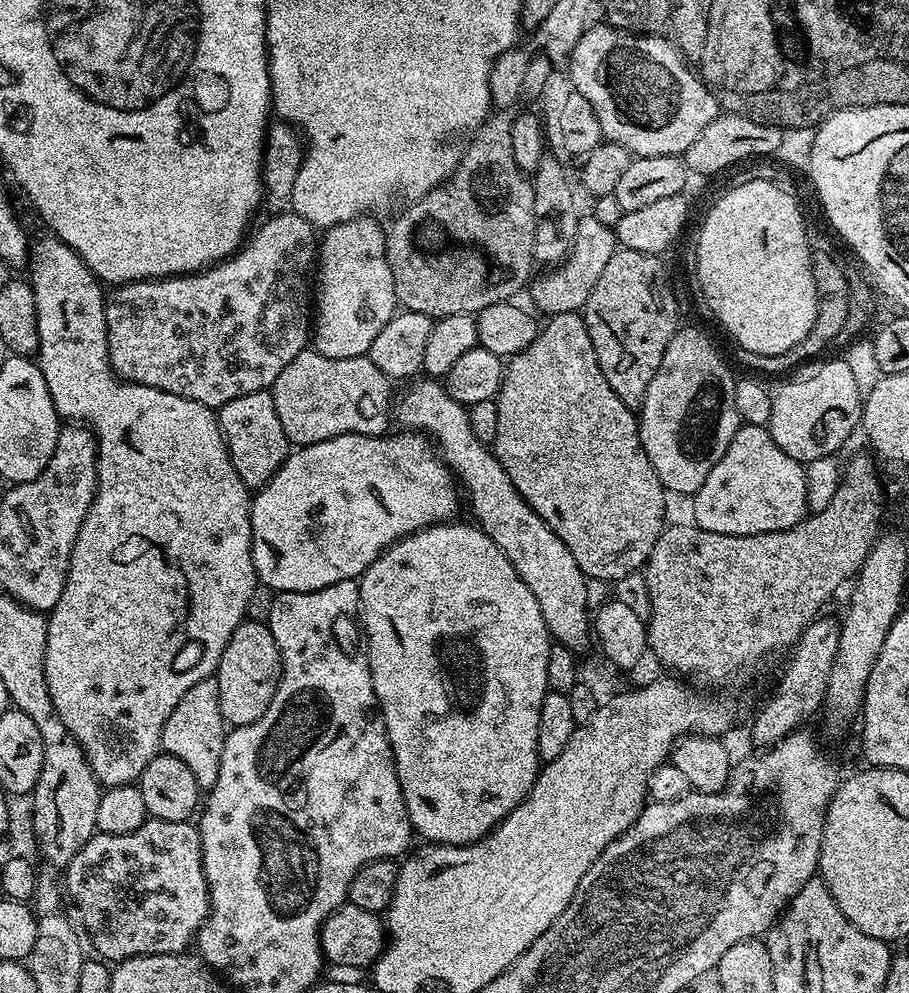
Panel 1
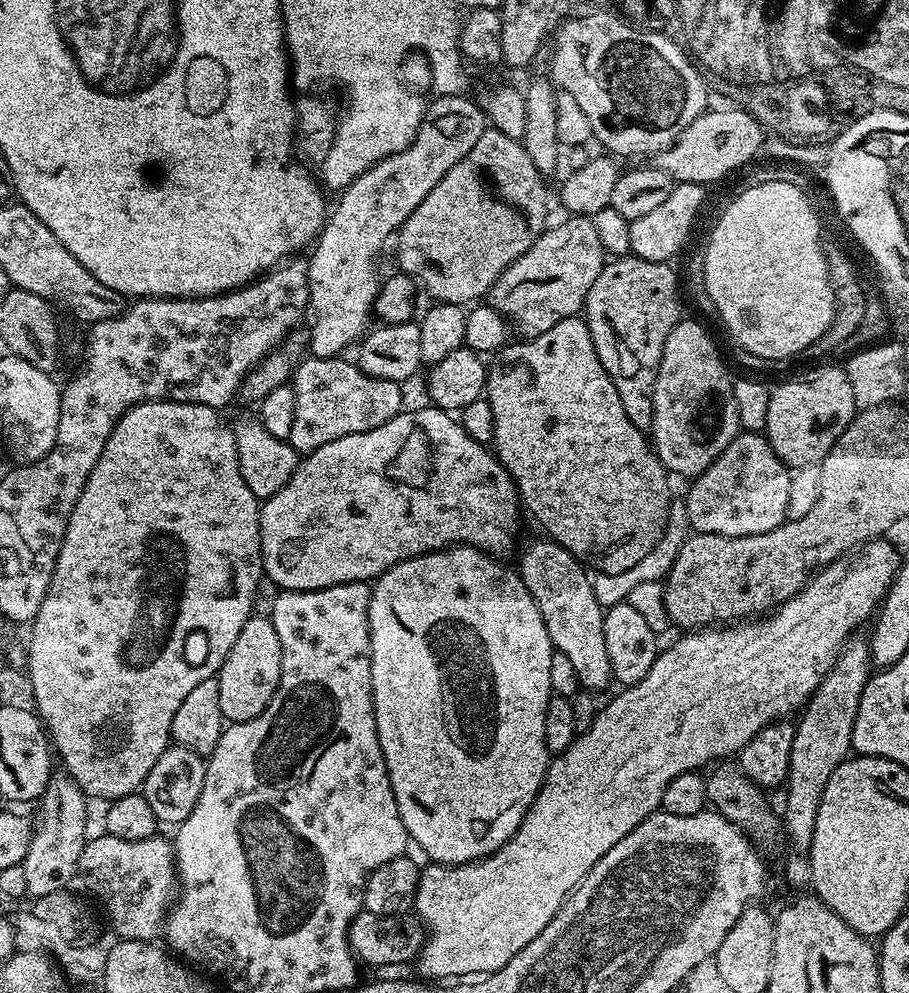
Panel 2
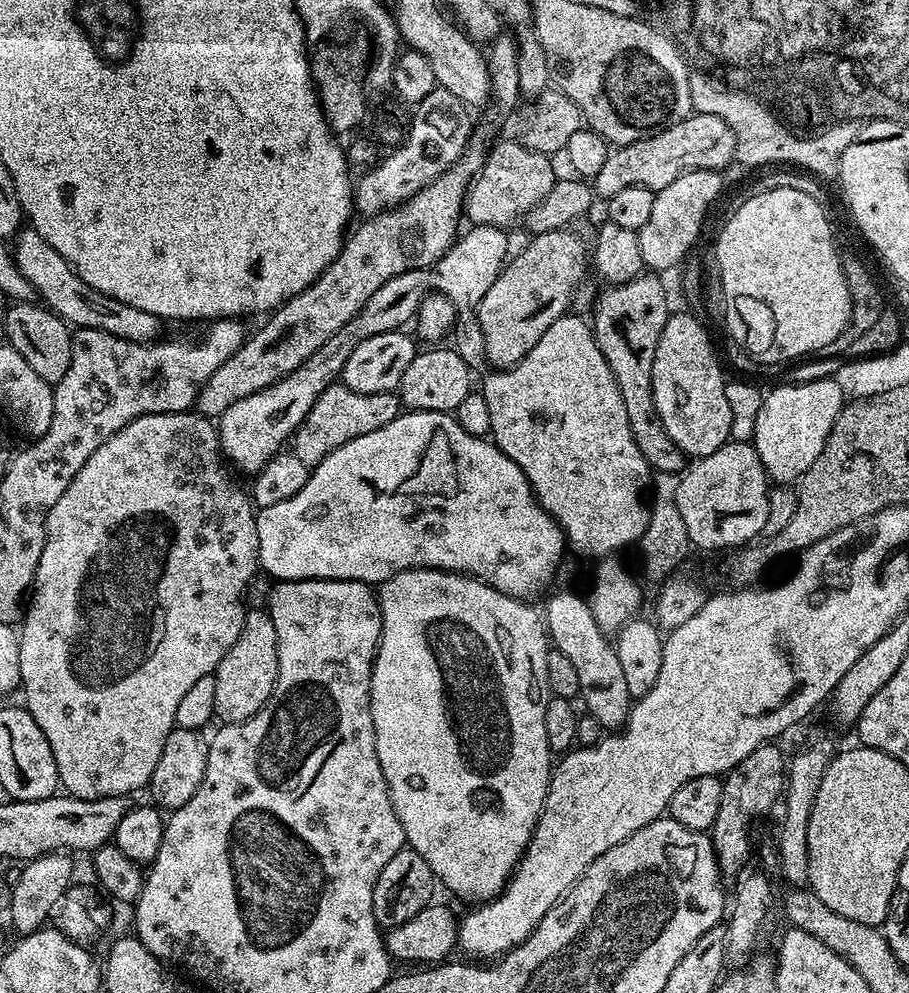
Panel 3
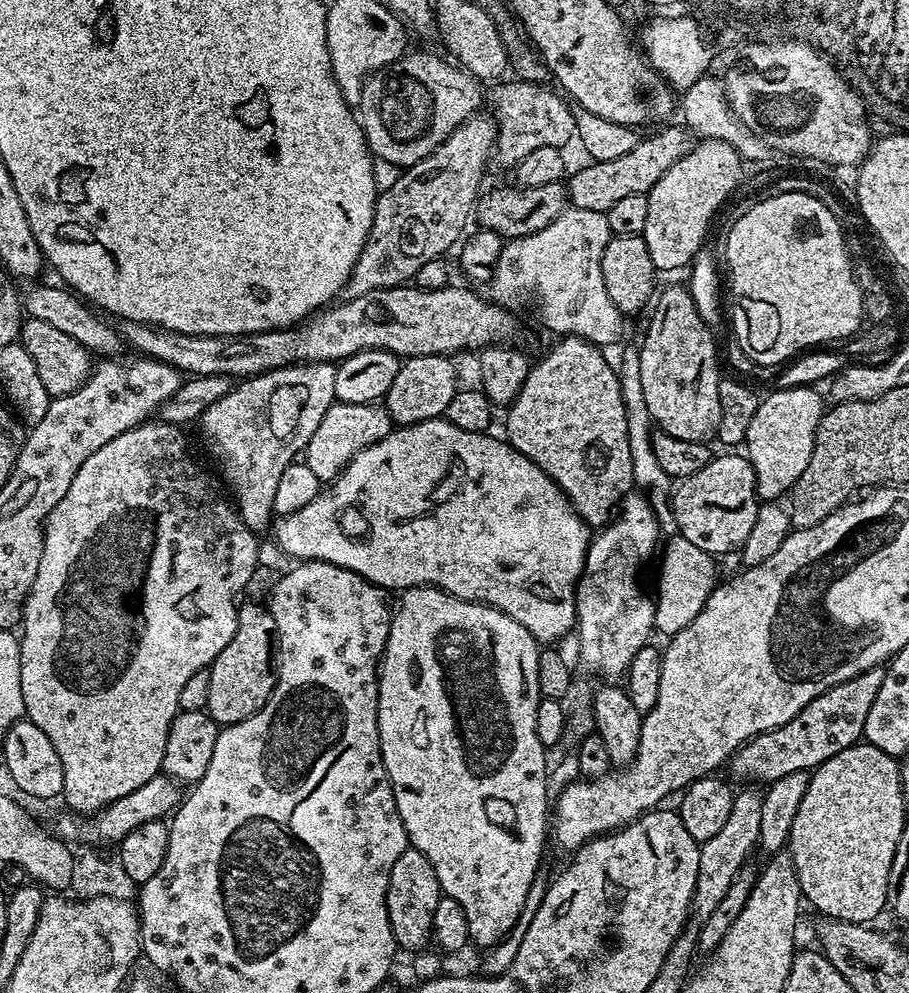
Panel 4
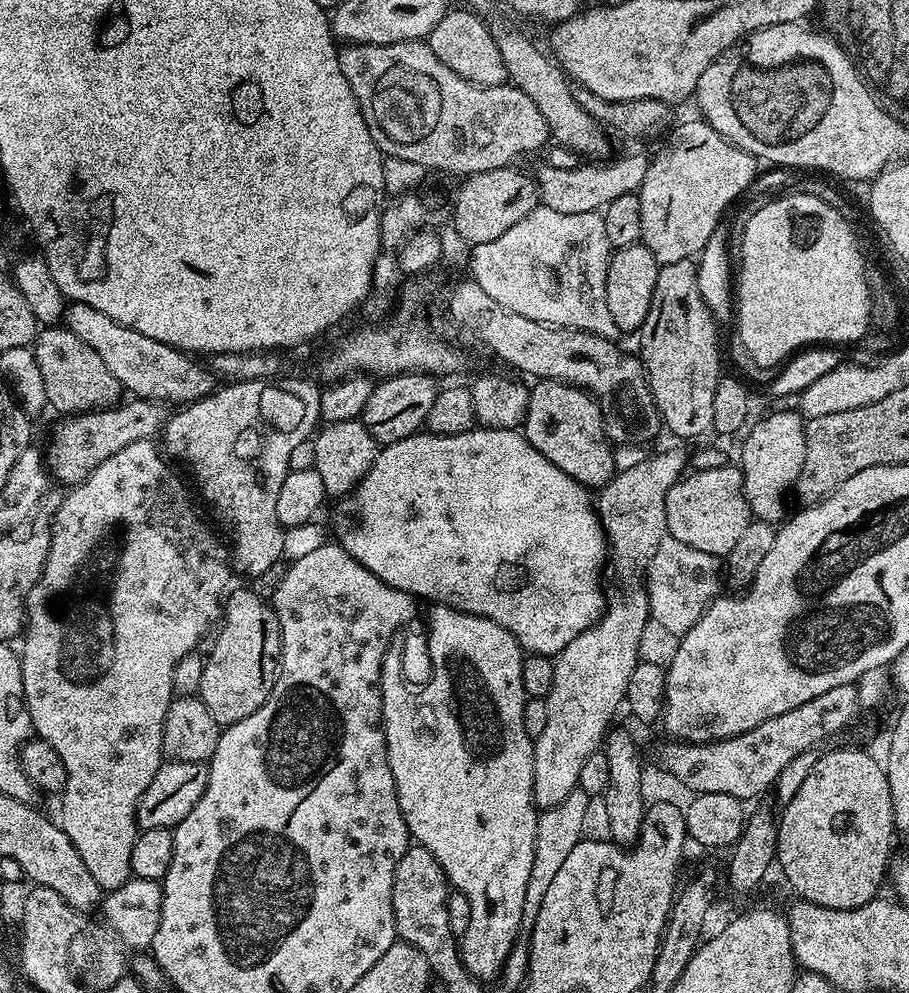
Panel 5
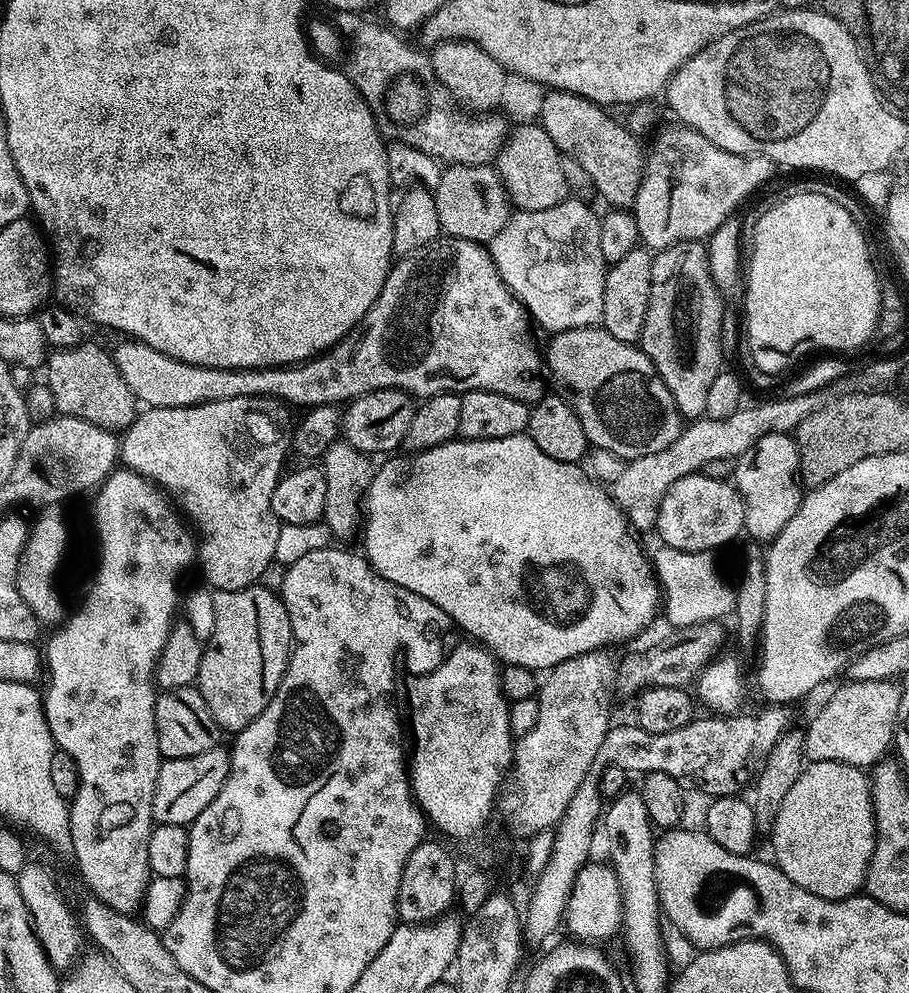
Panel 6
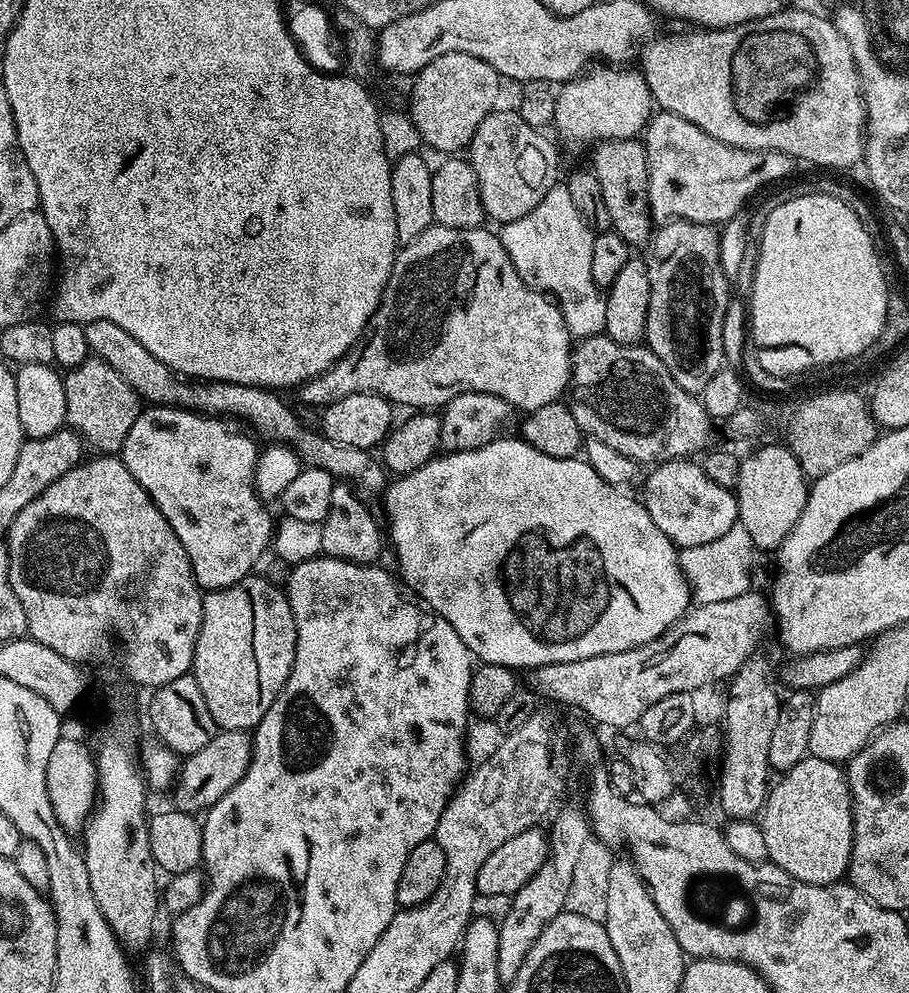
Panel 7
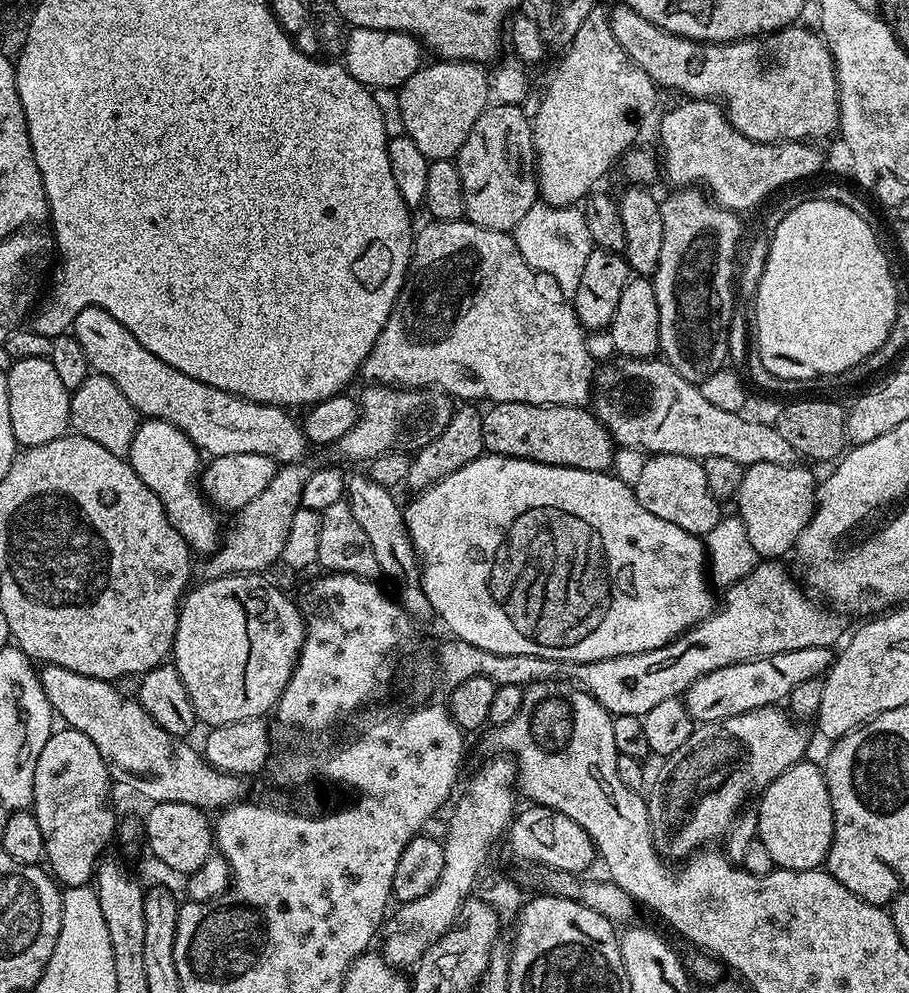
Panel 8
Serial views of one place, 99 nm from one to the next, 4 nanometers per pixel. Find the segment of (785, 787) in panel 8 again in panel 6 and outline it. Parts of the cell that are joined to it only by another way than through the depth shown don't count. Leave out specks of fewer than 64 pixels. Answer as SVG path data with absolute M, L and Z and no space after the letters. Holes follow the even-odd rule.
M837 760L811 761L782 798L770 839L776 867L802 890L827 900L857 895L876 849L869 773Z

